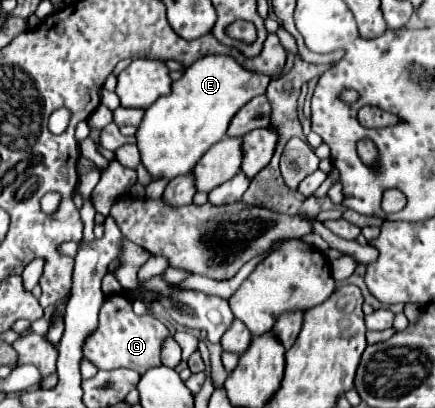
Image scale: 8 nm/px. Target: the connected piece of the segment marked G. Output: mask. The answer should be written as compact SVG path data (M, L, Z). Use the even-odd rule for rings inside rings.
M106 295L100 307L96 331L84 341L84 357L92 359L98 369L134 369L140 375L160 365L160 343L168 335L168 327L152 315L138 317L132 311L132 301L126 295Z

